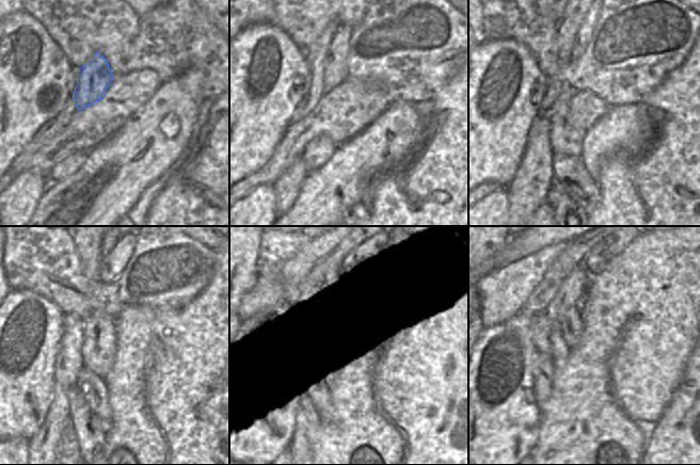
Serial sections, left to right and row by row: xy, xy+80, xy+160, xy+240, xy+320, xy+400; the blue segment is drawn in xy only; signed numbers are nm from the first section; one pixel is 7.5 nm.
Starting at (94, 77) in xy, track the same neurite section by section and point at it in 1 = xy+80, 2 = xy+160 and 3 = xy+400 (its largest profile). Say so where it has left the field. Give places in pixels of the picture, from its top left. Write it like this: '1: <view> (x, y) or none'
1: xy+80 (336, 71)
2: xy+160 (584, 35)
3: xy+400 (593, 262)

